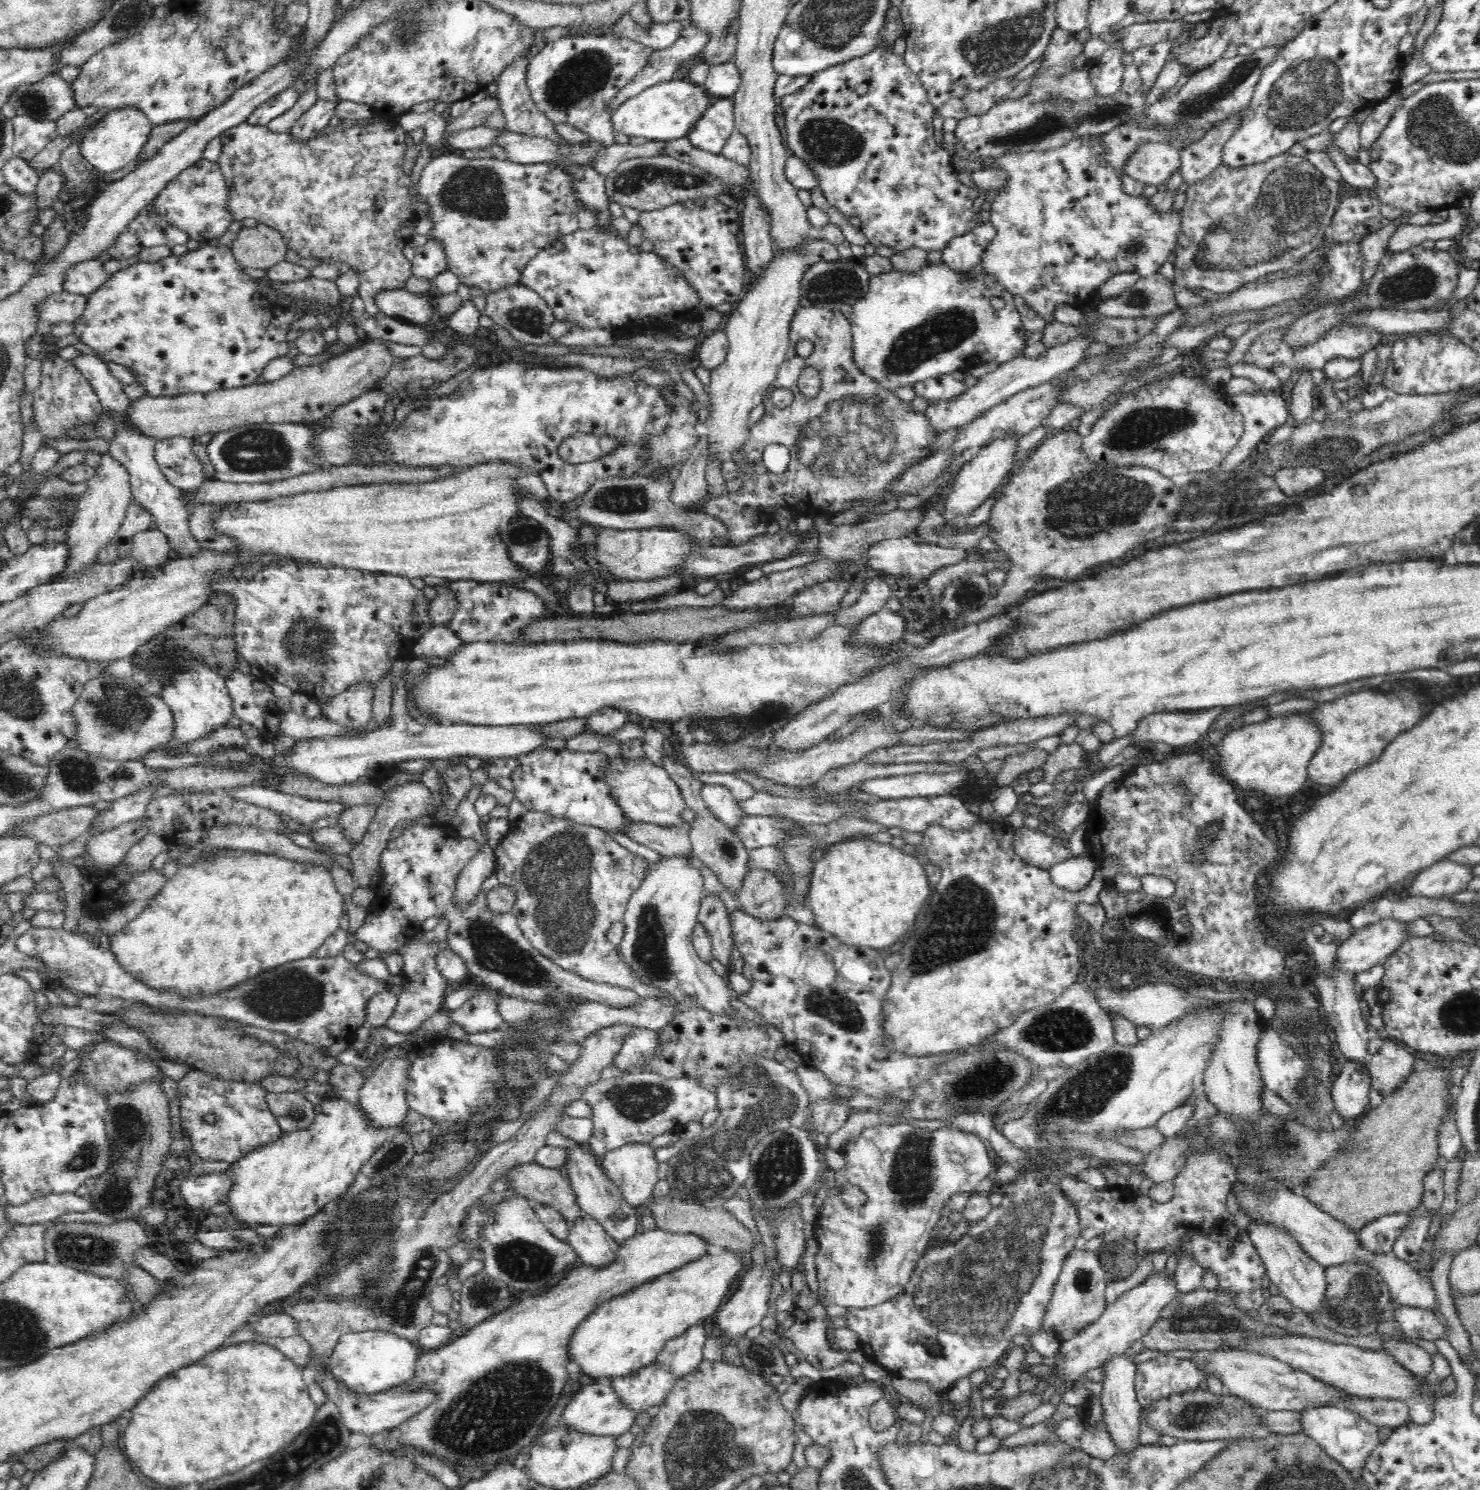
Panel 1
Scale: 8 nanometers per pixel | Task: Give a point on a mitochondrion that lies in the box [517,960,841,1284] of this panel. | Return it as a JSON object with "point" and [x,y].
{"point":[759,1102]}

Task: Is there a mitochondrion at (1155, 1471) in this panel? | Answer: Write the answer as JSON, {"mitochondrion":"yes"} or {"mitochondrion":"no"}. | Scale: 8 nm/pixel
{"mitochondrion":"no"}

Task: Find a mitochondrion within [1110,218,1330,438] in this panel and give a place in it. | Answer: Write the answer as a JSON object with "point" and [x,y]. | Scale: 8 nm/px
{"point":[1137,248]}

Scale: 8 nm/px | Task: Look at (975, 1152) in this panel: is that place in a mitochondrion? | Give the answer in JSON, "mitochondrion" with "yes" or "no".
{"mitochondrion":"no"}

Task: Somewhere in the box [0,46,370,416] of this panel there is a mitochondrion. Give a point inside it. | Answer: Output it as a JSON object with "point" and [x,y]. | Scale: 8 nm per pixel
{"point":[33,102]}

